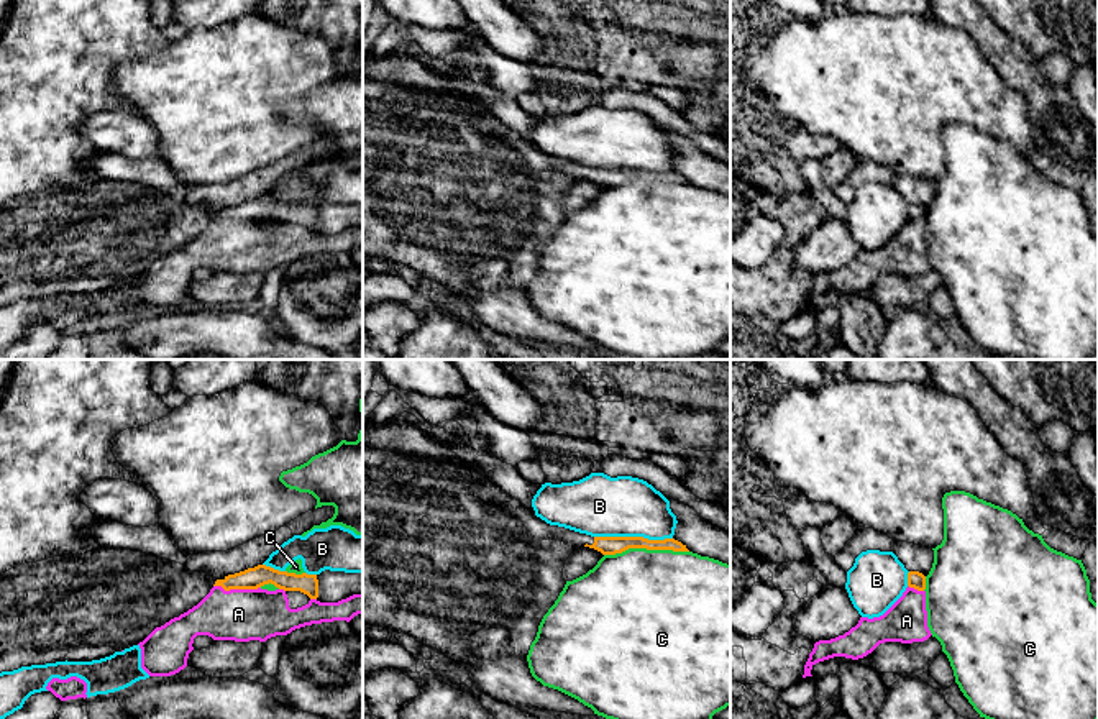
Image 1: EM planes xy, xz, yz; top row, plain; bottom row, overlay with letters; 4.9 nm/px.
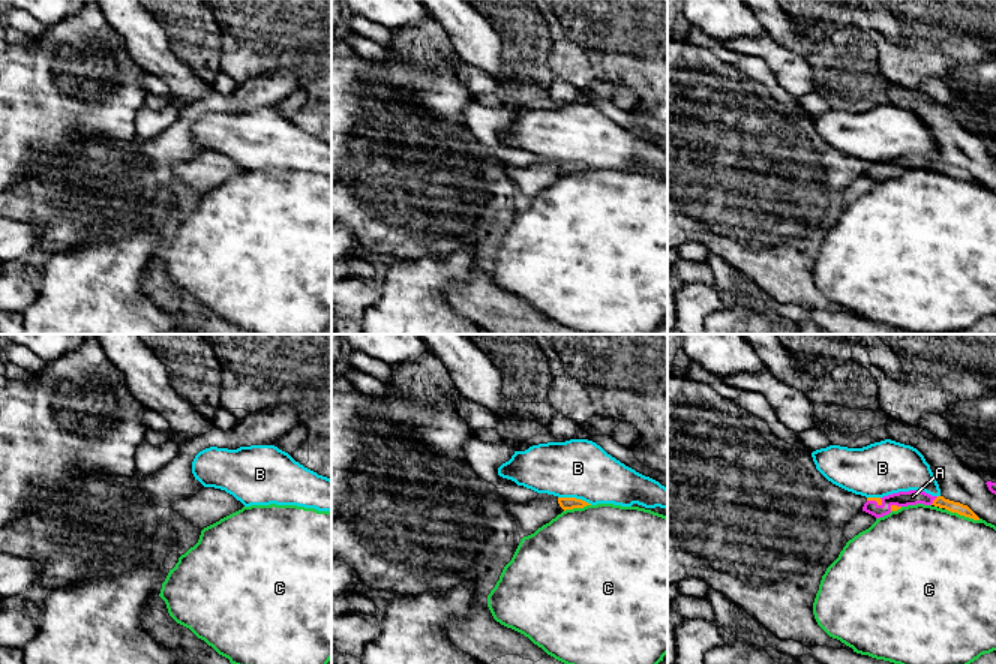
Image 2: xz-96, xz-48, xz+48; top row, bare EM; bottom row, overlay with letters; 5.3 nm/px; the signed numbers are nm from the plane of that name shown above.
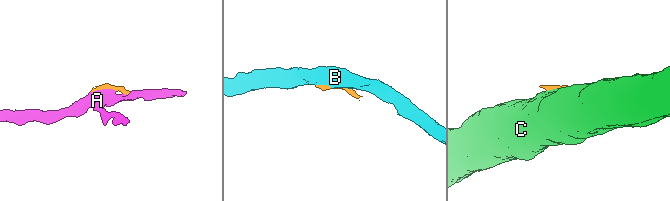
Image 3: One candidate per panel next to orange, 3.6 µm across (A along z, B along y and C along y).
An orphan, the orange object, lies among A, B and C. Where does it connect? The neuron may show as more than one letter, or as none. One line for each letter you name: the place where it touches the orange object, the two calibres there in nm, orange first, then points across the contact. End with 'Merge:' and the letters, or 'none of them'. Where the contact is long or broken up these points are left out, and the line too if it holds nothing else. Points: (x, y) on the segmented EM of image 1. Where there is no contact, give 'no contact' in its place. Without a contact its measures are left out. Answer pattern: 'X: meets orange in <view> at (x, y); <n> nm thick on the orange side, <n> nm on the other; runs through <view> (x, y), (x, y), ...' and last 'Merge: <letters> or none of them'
Merge: none of them

